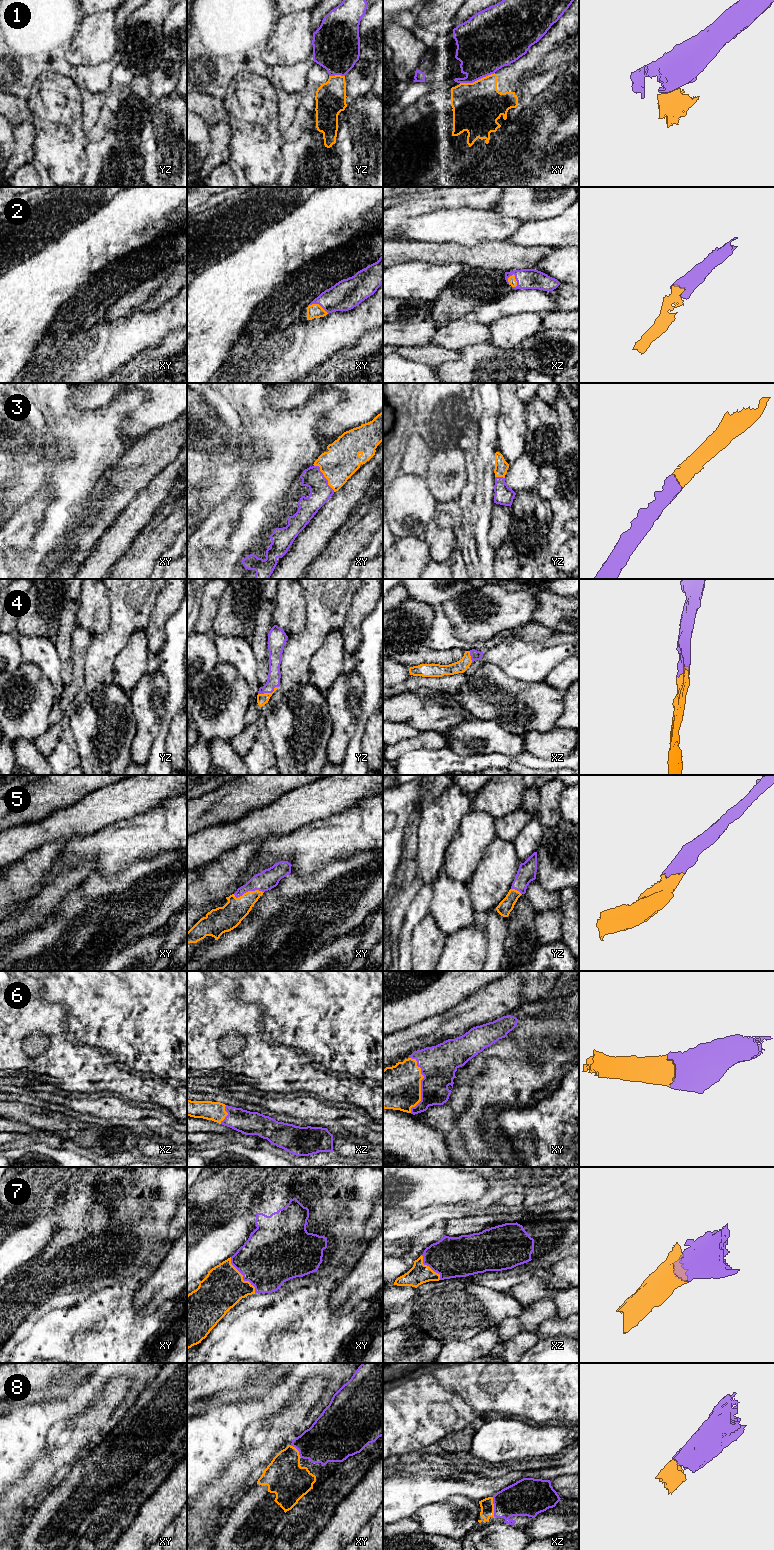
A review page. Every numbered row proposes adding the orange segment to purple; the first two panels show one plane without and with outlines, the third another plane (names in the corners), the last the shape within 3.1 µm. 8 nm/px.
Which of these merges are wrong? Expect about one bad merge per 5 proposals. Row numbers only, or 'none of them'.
1

